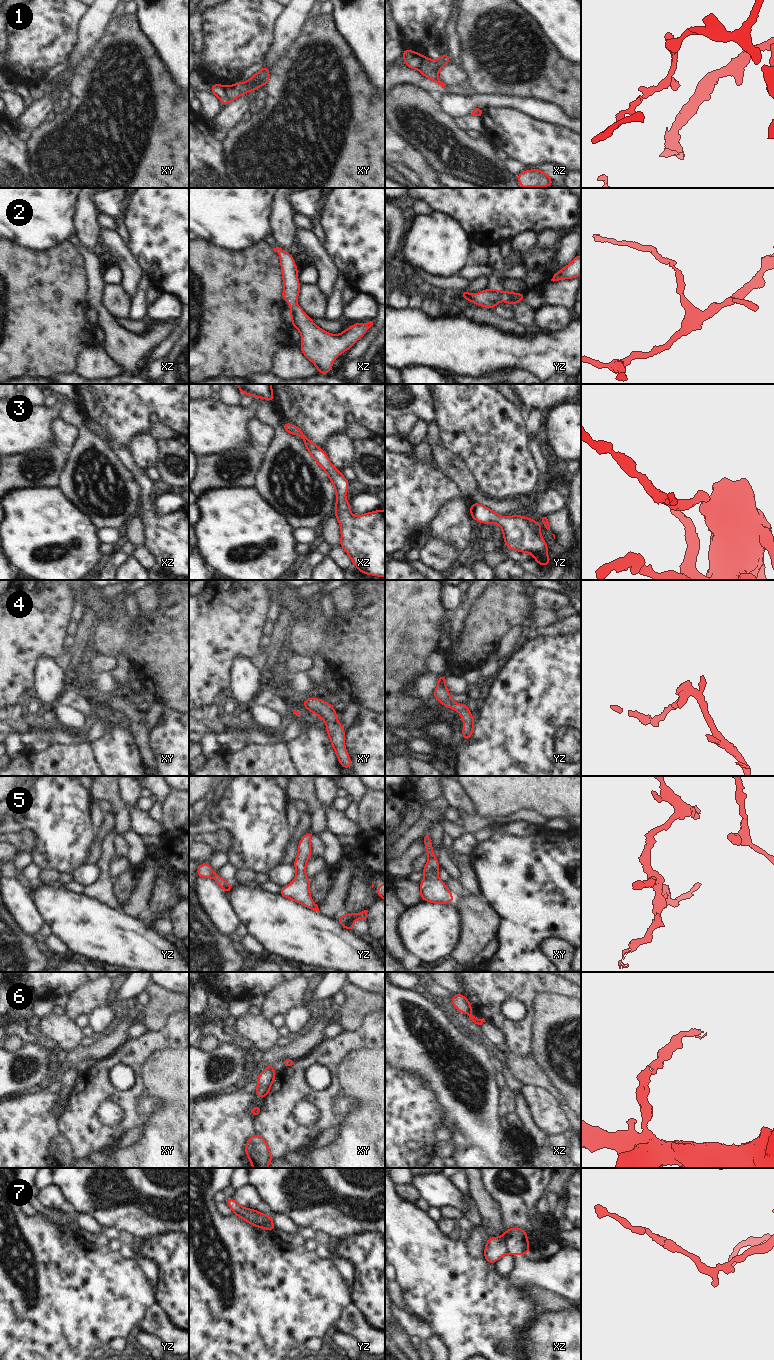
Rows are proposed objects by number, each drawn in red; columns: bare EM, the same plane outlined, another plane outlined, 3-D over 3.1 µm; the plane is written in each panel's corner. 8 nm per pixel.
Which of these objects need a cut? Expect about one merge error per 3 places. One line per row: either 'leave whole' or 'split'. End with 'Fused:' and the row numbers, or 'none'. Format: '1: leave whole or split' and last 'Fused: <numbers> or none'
1: split
2: leave whole
3: leave whole
4: leave whole
5: leave whole
6: split
7: split
Fused: 1, 6, 7

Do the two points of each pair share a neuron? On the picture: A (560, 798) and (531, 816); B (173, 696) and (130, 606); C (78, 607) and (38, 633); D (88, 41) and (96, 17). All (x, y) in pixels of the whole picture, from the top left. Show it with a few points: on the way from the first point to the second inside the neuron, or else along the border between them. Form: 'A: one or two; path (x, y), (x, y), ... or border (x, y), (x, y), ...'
A: two; border (512, 813), (520, 809), (531, 809), (547, 819)
B: two; border (124, 609), (130, 619), (140, 616)
C: two; border (70, 590), (72, 593), (71, 618)
D: one; path (90, 35), (95, 23)

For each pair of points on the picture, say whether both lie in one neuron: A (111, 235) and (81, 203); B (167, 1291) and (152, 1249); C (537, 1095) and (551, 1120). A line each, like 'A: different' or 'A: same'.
A: different
B: same
C: same

